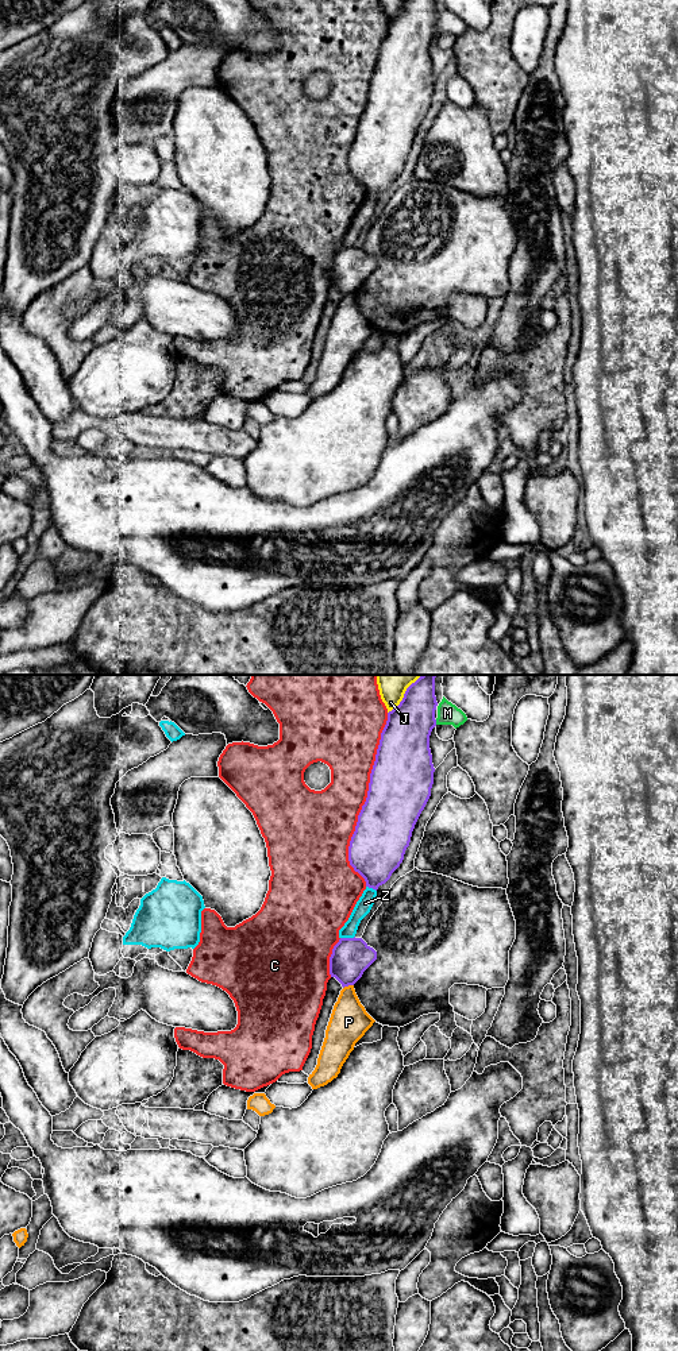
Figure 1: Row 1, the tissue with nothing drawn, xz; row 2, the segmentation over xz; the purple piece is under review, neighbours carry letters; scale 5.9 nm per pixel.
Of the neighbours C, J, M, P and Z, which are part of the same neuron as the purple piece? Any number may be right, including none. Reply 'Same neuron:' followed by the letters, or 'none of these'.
Same neuron: none of these

